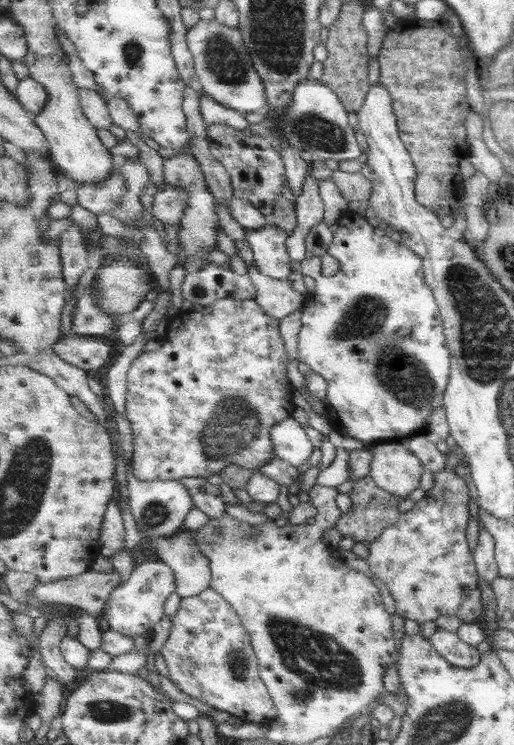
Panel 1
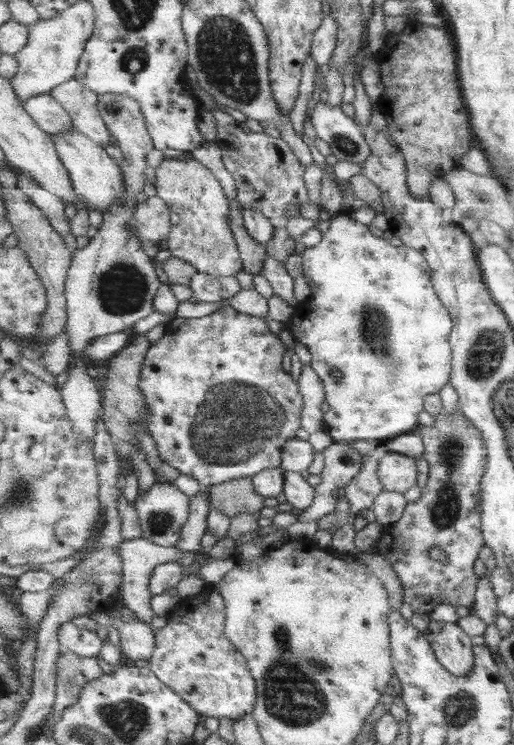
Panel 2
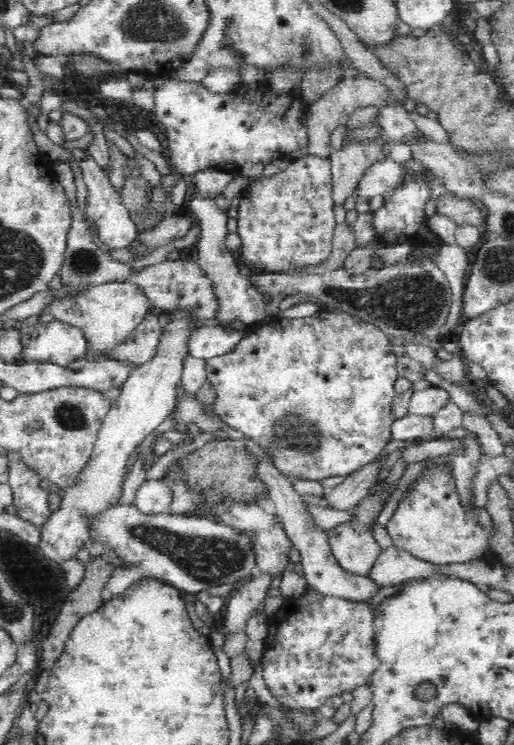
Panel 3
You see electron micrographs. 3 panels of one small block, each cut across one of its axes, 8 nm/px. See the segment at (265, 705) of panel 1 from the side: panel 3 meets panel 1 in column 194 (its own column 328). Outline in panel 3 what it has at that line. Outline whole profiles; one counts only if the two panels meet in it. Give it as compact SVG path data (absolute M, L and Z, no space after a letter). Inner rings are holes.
M308 587L300 597L284 597L284 604L269 615L269 631L260 658L263 680L280 704L296 709L319 709L330 696L361 684L379 665L375 653L374 605L324 596Z

